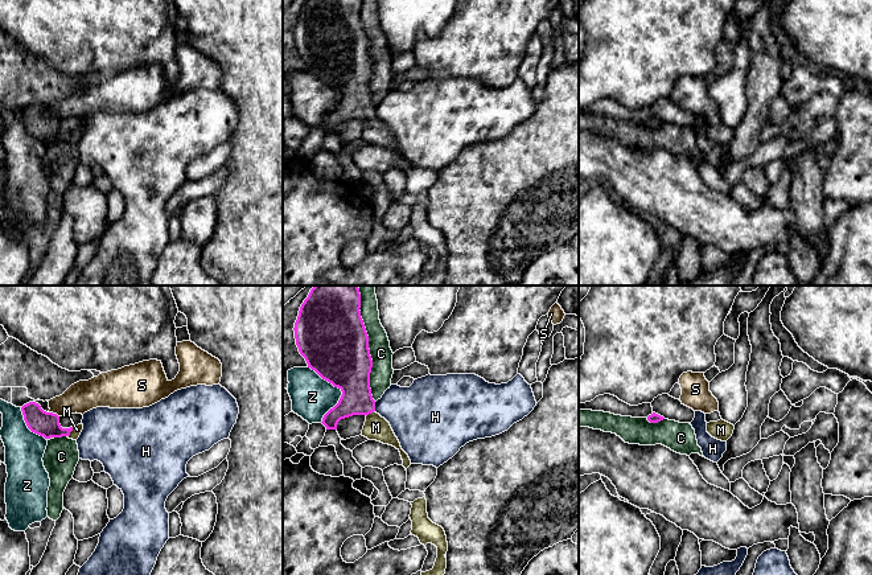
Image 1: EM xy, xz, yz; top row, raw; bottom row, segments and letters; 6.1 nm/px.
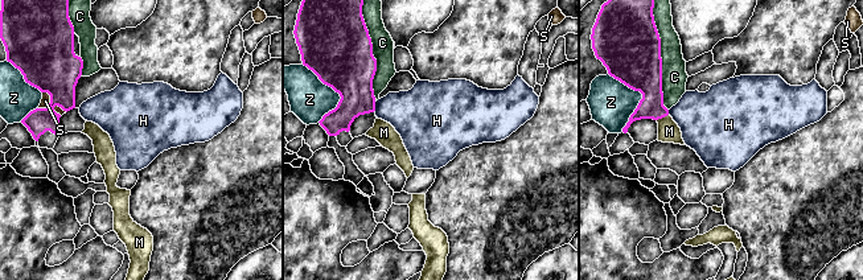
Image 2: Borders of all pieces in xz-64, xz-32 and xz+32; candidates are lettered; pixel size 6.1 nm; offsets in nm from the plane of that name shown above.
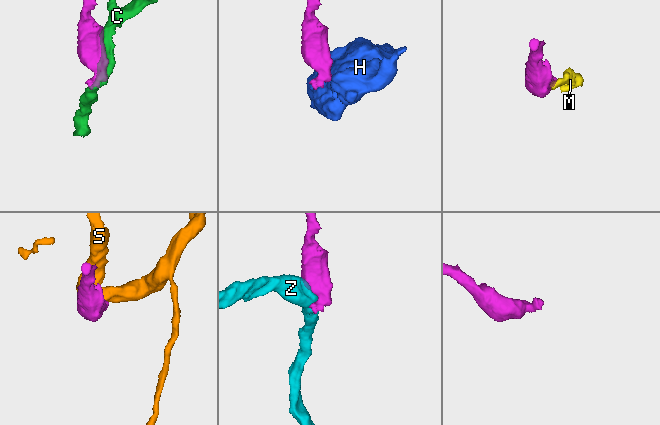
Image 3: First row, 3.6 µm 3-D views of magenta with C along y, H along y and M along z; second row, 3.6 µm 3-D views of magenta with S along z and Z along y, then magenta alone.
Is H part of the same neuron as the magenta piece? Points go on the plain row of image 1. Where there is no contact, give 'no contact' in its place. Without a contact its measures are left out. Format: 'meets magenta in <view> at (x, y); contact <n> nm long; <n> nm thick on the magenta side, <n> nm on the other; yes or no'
meets magenta in xz at (374, 110); contact 60 nm long; 240 nm thick on the magenta side, 320 nm on the other; no

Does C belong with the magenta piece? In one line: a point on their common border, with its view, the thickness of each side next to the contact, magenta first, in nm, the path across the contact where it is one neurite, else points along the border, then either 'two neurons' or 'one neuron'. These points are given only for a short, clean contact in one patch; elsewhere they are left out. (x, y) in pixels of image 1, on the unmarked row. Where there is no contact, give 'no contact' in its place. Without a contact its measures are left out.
contact xz (369, 53); calibres 420 and 130 nm; two neurons

